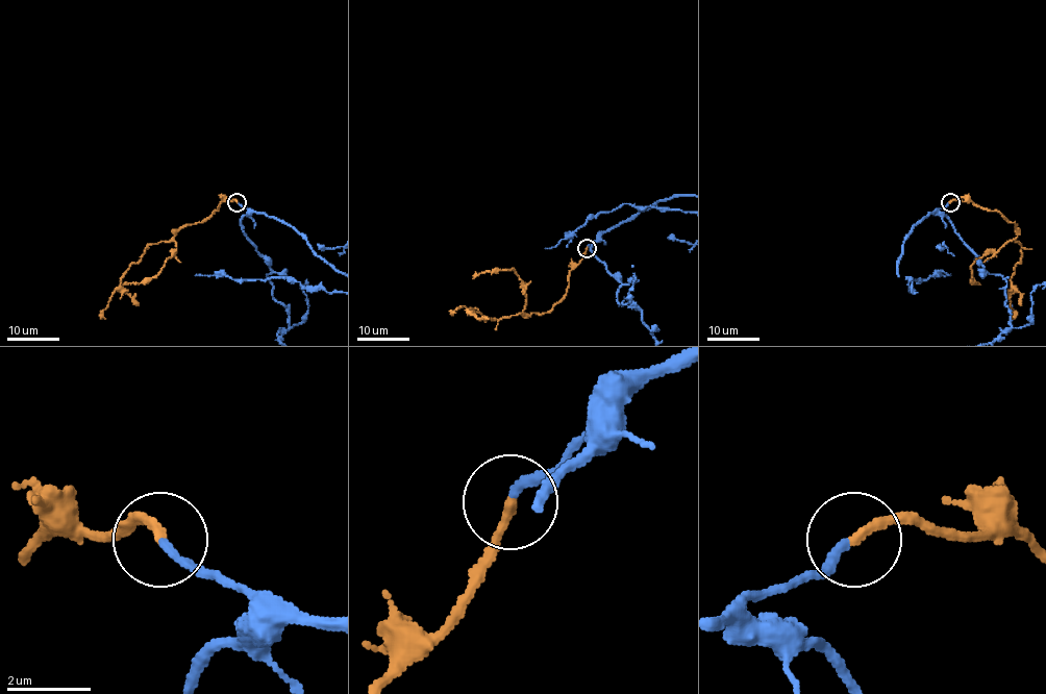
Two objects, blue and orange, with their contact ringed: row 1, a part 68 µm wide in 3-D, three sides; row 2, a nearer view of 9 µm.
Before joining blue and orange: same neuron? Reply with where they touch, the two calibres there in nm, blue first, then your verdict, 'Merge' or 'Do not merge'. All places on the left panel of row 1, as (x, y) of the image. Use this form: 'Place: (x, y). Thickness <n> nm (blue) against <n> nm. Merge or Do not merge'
Place: (237, 202). Thickness 200 nm (blue) against 240 nm. Merge

